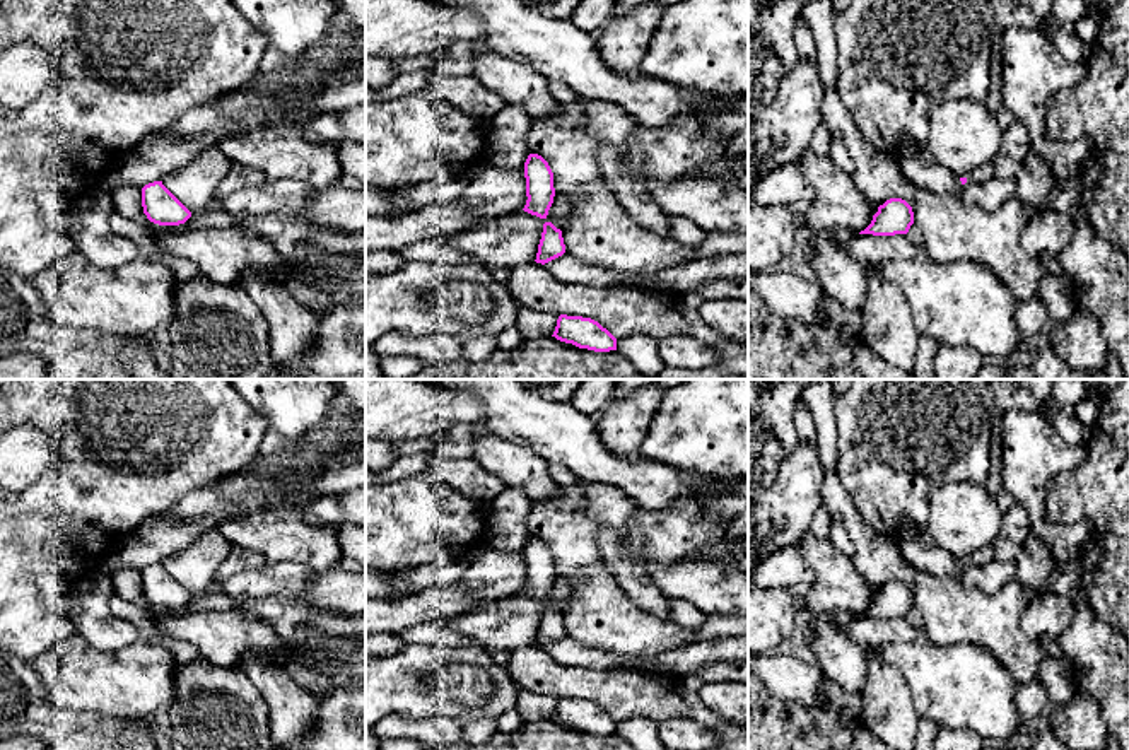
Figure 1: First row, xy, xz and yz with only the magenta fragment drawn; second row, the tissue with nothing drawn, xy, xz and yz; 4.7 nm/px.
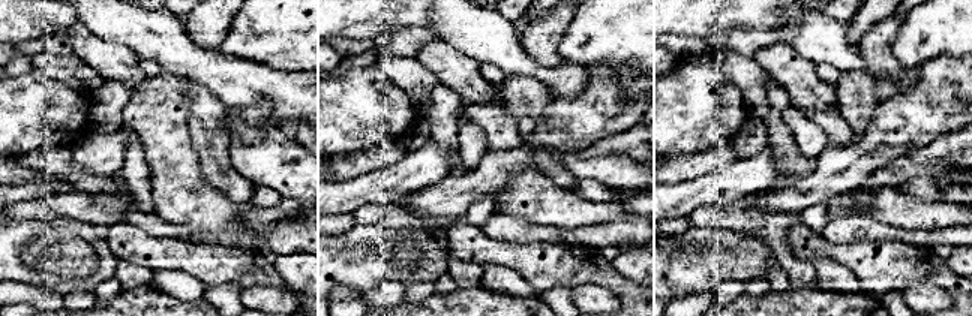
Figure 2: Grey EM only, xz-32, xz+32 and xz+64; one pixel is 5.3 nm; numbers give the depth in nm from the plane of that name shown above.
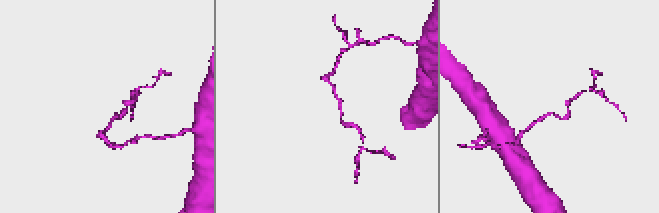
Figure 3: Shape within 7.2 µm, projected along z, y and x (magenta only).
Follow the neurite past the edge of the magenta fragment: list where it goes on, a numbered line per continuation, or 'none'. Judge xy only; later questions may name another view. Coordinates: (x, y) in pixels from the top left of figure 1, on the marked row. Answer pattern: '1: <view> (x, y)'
none

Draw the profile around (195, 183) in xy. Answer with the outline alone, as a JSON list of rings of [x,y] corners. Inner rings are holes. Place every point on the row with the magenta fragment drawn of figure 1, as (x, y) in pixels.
[[[217,147],[203,149],[196,157],[162,178],[162,185],[191,212],[198,214],[215,203],[215,191],[232,162]]]

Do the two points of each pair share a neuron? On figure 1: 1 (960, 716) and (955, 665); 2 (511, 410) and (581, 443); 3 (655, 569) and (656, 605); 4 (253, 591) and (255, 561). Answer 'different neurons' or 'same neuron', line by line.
1: same neuron
2: same neuron
3: different neurons
4: different neurons

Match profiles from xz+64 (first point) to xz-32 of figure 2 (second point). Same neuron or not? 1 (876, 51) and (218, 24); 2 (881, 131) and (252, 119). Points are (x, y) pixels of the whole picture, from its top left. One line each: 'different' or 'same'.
1: same
2: same

